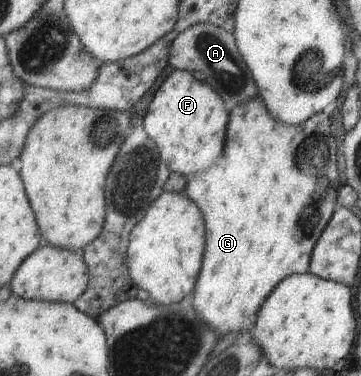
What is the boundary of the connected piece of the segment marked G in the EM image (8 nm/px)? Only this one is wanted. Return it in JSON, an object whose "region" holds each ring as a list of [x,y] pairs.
{"region":[[[256,95],[247,99],[244,103],[234,106],[234,109],[229,111],[229,122],[227,125],[226,145],[222,151],[222,157],[218,161],[218,165],[214,165],[212,169],[204,171],[204,173],[190,174],[187,179],[187,184],[184,193],[190,200],[198,204],[198,207],[204,213],[205,230],[206,230],[206,245],[203,259],[203,266],[195,285],[195,291],[192,293],[192,303],[200,320],[204,324],[208,324],[222,339],[227,333],[233,332],[241,335],[242,331],[250,331],[257,320],[259,307],[265,302],[266,297],[270,292],[284,279],[292,274],[303,274],[308,272],[312,250],[328,225],[332,214],[338,206],[337,199],[339,194],[339,176],[342,163],[336,163],[336,159],[332,159],[330,153],[334,153],[334,149],[340,149],[339,145],[334,145],[336,141],[335,133],[332,133],[333,121],[330,117],[330,110],[315,113],[301,124],[292,125],[284,123],[276,119],[266,107],[264,100]]]}

